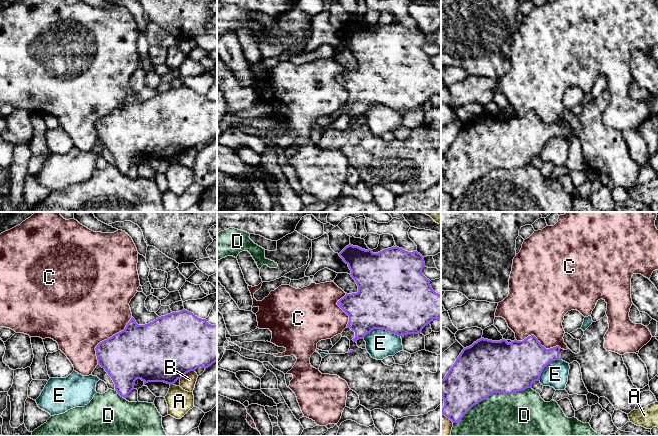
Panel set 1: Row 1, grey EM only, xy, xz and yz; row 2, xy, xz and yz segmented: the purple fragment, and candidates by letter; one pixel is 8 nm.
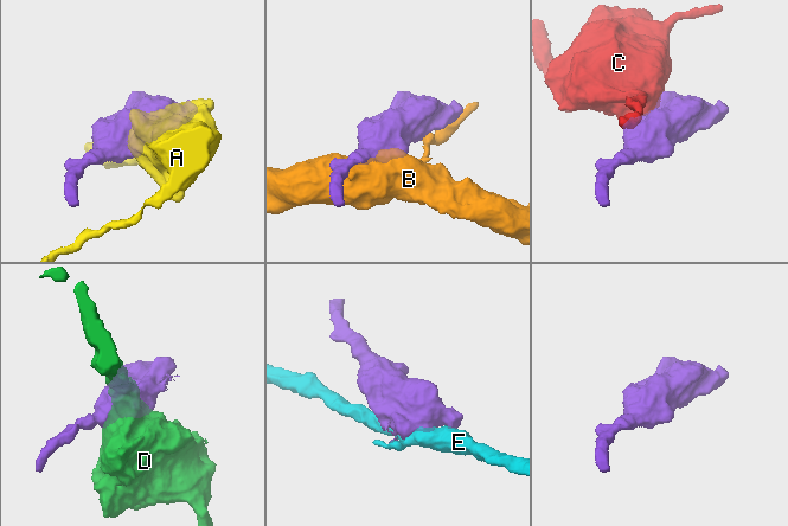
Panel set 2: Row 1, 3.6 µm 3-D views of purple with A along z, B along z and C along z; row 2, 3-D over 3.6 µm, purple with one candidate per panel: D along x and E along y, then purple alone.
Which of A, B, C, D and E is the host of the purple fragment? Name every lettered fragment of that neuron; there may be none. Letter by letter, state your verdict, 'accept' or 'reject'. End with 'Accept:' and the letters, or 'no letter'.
A: reject
B: reject
C: reject
D: reject
E: reject
Accept: no letter

